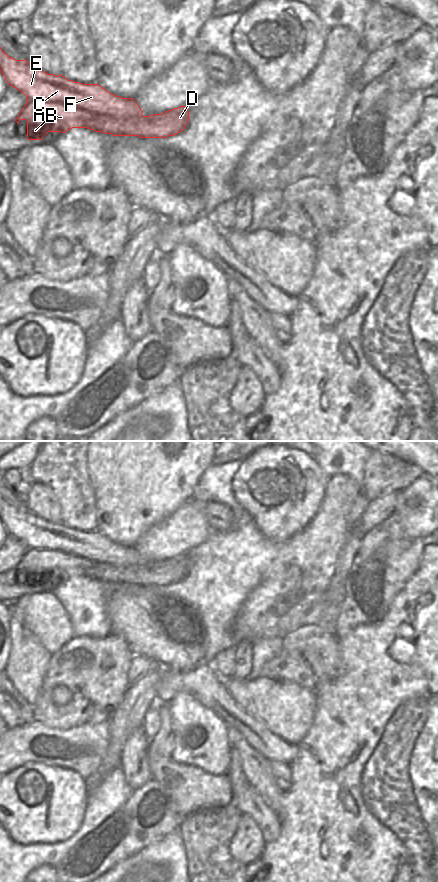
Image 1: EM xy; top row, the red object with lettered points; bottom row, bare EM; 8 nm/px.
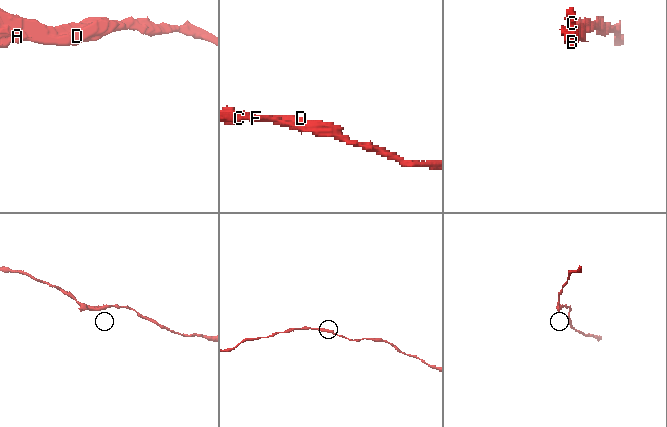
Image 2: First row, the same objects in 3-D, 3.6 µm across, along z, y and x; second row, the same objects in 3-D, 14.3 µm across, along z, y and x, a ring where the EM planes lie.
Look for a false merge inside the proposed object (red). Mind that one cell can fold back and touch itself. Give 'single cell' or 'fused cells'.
fused cells

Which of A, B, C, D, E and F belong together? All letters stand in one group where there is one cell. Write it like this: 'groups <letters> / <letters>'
groups A B / C D E F

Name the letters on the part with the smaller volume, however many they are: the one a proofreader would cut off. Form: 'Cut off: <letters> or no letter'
Cut off: A, B

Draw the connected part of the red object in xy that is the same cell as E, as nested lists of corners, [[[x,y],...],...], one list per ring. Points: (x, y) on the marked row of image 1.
[[[0,47],[0,71],[9,86],[22,92],[27,100],[48,100],[50,102],[60,102],[68,106],[74,106],[94,114],[104,114],[116,118],[144,118],[147,123],[139,125],[140,138],[166,138],[182,132],[188,121],[189,111],[187,106],[180,106],[168,110],[162,114],[152,114],[143,116],[143,111],[133,98],[122,98],[108,92],[98,84],[82,84],[68,80],[61,74],[56,76],[48,74],[29,62],[16,60],[8,56]]]

